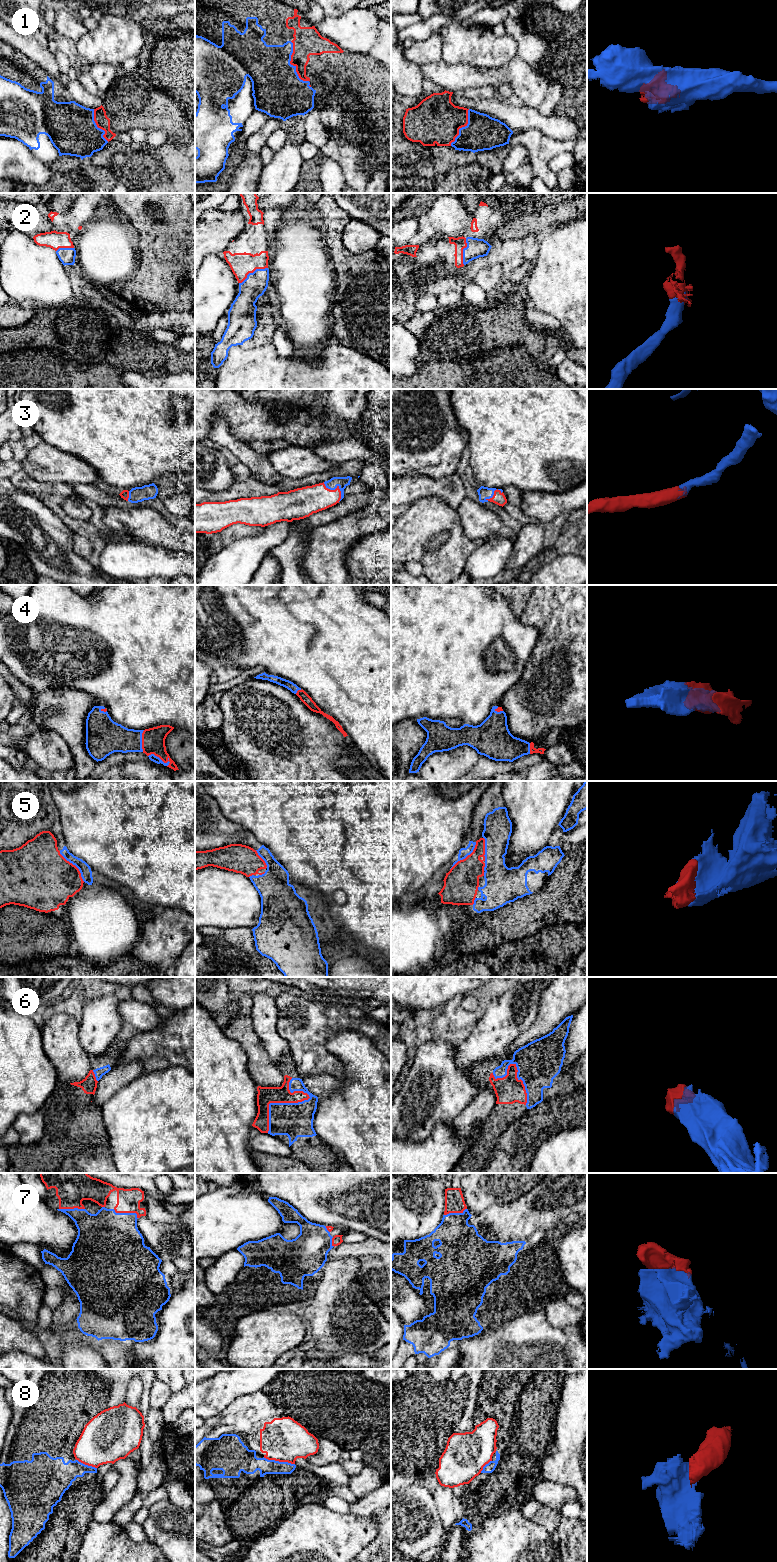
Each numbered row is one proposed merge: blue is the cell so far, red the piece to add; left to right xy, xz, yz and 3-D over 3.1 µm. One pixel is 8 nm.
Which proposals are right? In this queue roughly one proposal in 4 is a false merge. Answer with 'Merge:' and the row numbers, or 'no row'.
Merge: 2, 3, 4, 5, 6, 7

